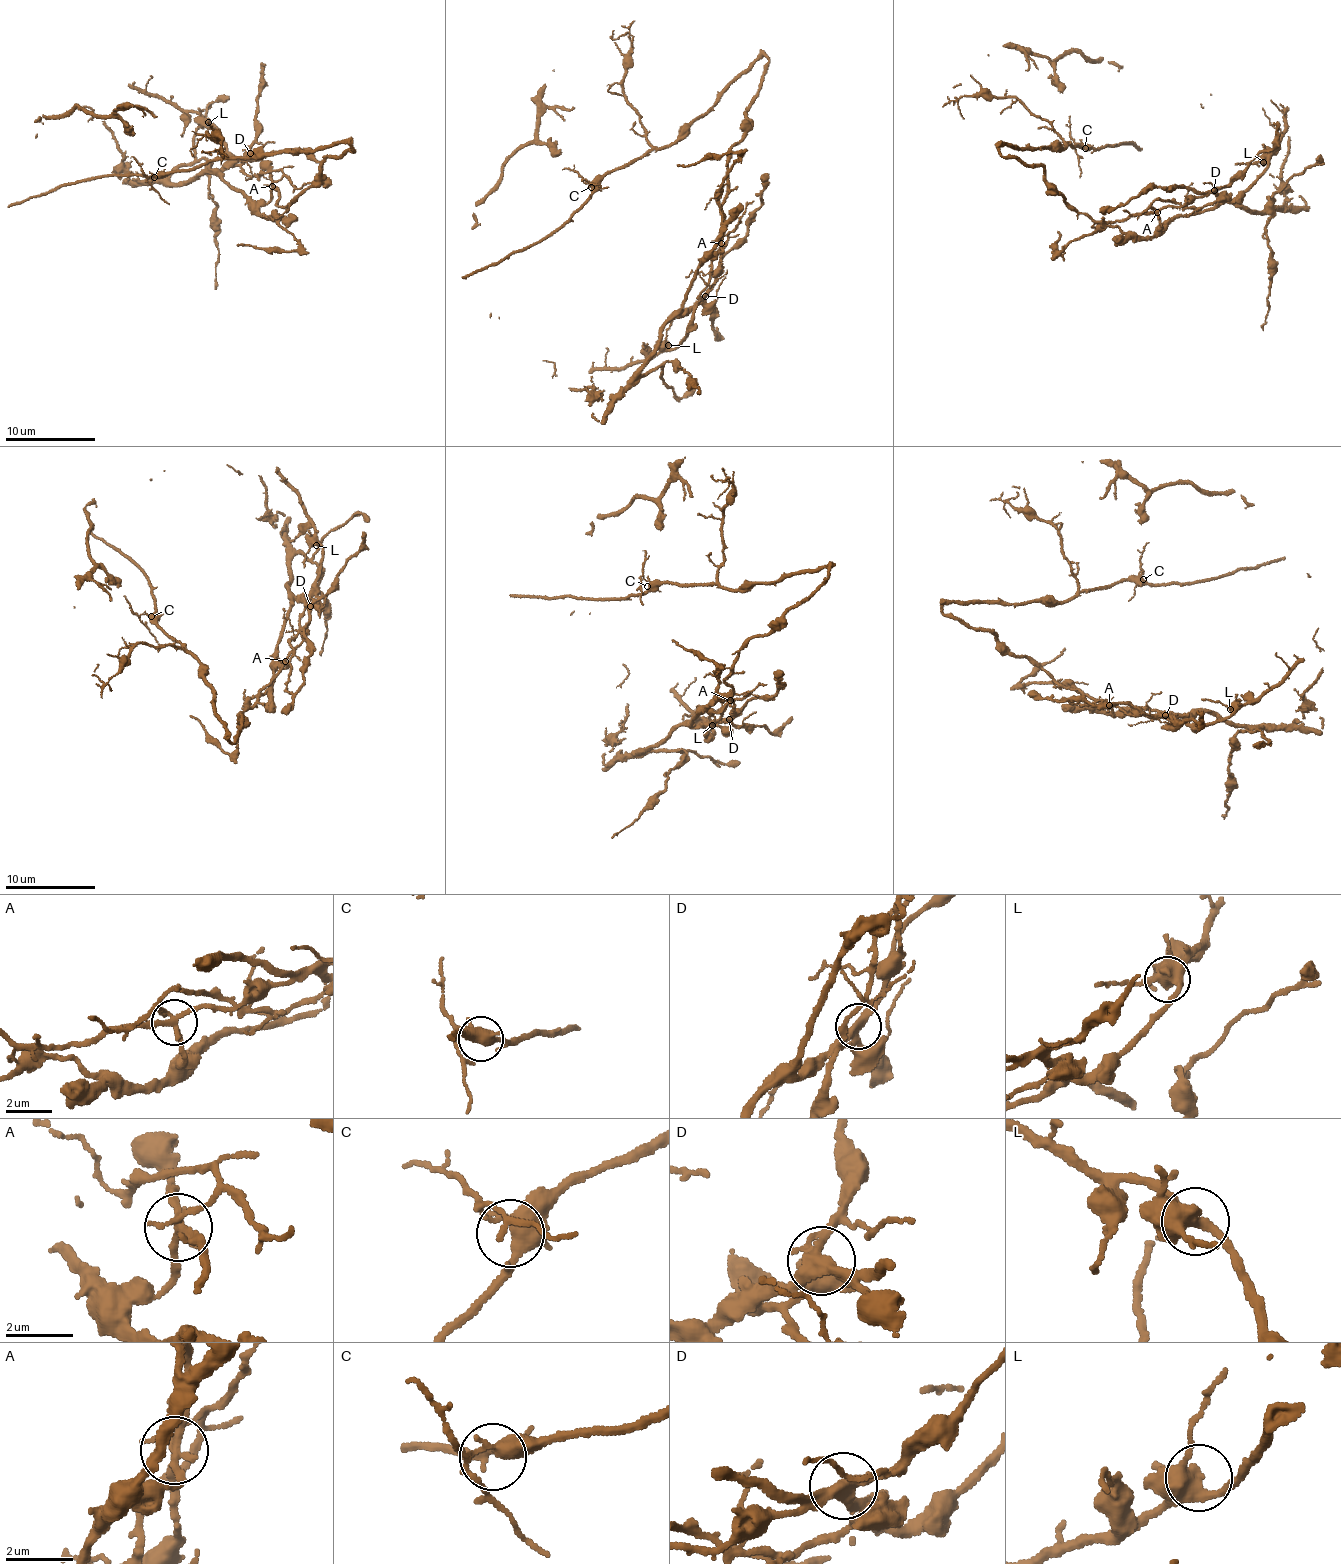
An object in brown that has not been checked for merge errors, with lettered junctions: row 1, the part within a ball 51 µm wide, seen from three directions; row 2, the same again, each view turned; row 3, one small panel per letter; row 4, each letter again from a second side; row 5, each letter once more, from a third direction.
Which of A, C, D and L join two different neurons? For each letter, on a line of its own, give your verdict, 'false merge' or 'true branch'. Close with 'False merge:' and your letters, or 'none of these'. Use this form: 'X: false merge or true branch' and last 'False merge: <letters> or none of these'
A: false merge
C: true branch
D: false merge
L: true branch
False merge: A, D

